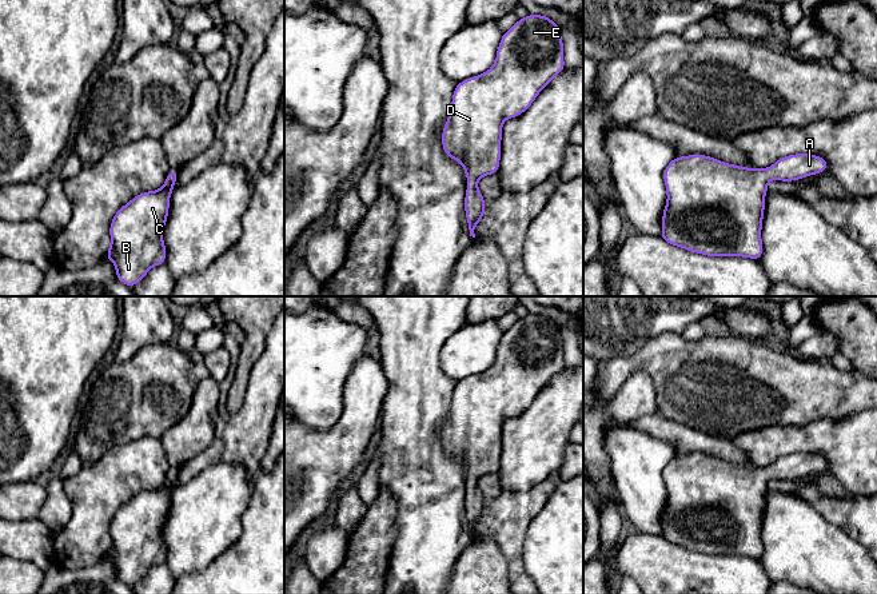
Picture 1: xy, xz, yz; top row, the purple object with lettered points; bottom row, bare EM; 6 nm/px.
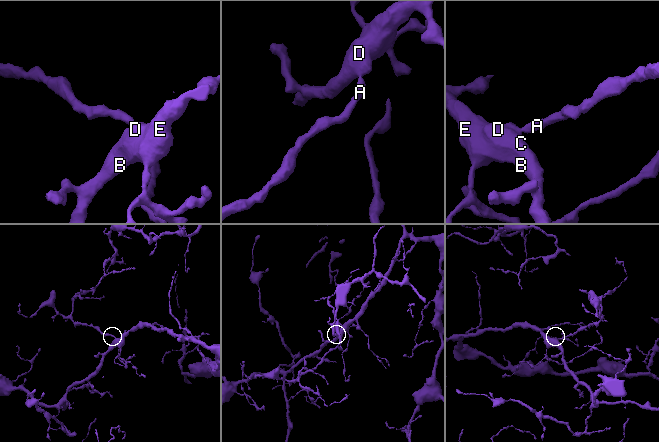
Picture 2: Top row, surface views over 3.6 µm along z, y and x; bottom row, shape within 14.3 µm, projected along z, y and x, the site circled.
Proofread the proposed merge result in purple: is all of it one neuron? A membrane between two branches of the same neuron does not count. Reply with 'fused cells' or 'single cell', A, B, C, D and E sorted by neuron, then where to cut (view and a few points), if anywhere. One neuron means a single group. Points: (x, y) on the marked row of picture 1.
single cell; groups A B C D E; cut none

